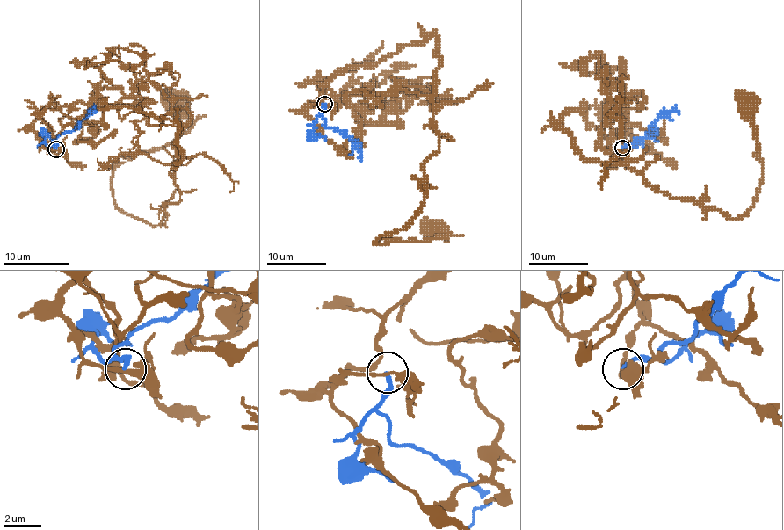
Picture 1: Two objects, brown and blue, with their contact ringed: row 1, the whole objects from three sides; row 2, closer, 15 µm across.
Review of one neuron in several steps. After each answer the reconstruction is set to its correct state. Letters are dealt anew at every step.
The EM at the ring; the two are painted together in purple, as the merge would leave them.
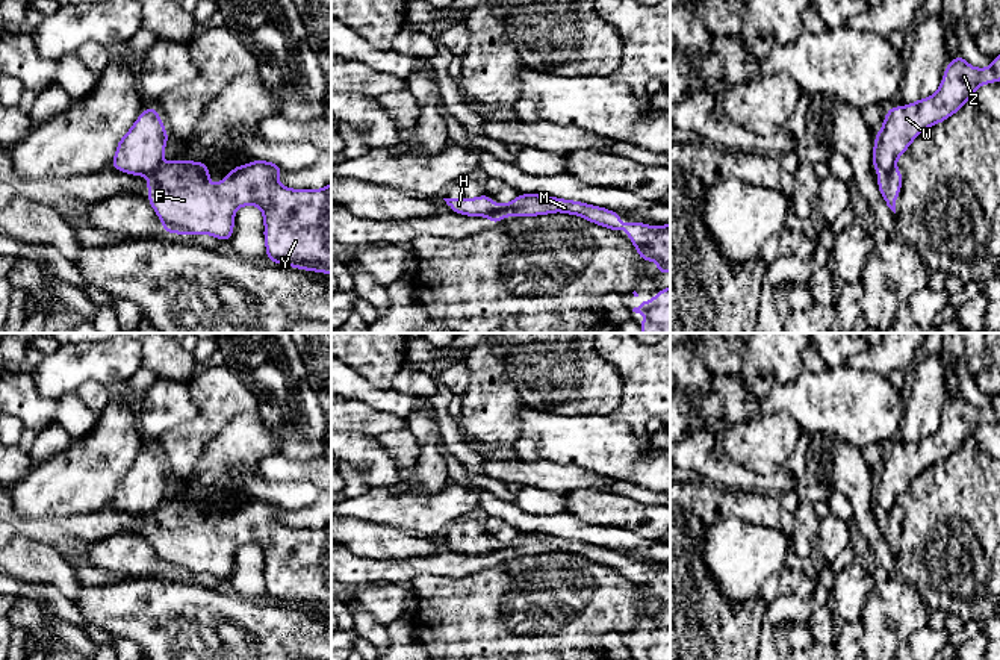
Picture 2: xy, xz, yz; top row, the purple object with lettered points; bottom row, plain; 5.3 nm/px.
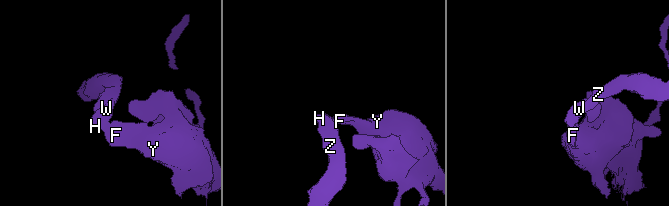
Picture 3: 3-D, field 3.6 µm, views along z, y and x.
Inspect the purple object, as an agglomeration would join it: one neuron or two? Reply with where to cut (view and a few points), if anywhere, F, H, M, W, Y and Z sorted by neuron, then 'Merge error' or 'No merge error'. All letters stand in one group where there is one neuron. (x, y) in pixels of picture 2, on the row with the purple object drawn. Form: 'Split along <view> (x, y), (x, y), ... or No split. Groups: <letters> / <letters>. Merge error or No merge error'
Split along yz (896, 165), (879, 176). Groups: F M Y / H W Z. Merge error

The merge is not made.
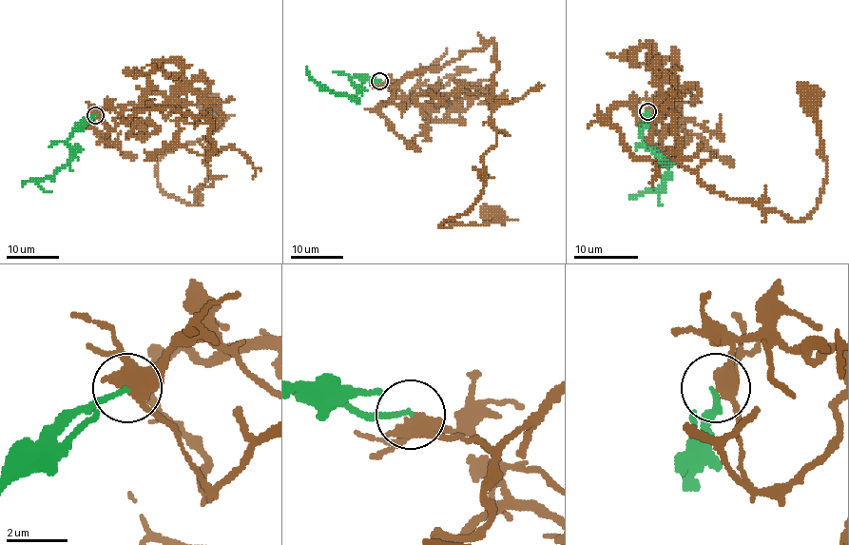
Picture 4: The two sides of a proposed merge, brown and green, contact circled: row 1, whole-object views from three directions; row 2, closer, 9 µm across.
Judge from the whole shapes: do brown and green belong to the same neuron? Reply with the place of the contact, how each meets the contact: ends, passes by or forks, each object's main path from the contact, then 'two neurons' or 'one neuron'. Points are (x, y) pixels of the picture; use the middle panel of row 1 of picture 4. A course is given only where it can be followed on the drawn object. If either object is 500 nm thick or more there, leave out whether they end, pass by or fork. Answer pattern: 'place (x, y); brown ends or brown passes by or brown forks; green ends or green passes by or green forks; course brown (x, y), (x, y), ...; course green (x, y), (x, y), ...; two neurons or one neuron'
place (379, 81); brown forks; green ends; course brown (379, 82), (429, 107), (451, 107), (471, 87), (497, 102), (485, 184), (440, 226), (504, 219), (492, 213); course green (378, 81), (354, 76), (357, 93), (352, 99), (327, 89), (314, 81), (306, 68); two neurons

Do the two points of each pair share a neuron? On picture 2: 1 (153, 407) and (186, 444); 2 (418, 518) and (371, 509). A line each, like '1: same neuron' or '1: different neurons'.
1: different neurons
2: same neuron

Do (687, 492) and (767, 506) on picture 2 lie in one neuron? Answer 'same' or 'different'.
same

